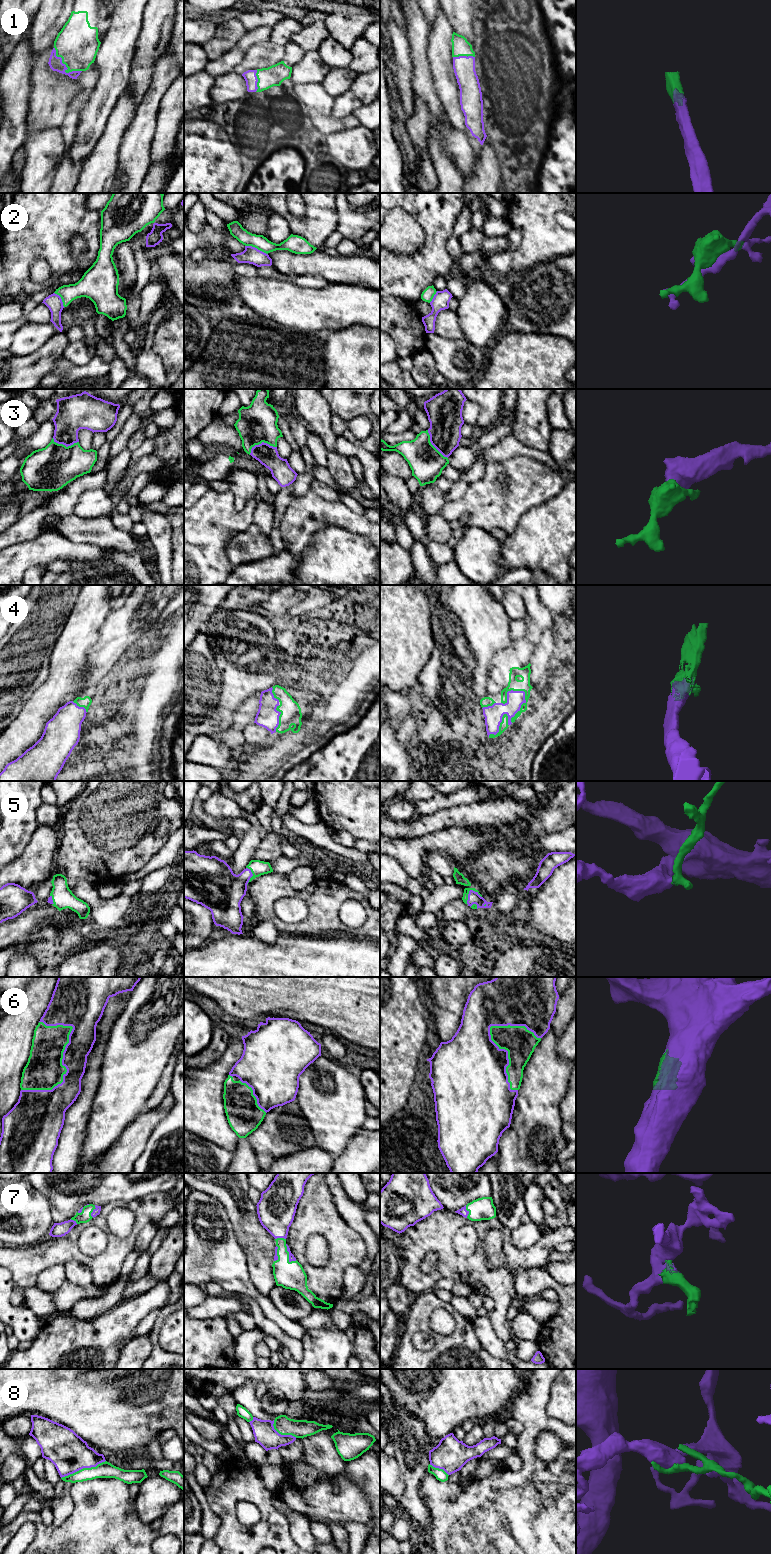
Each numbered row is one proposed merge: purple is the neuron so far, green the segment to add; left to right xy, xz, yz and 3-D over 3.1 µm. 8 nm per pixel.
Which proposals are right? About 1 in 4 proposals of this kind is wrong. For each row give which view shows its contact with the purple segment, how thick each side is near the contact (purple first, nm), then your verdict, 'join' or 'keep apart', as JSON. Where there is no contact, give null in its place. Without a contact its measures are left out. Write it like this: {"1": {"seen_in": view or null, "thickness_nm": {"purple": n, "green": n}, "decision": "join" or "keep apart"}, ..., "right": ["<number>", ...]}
{"1": {"seen_in": "xy", "thickness_nm": {"purple": 110, "green": 340}, "decision": "join"}, "2": {"seen_in": "xz", "thickness_nm": {"purple": 140, "green": 120}, "decision": "keep apart"}, "3": {"seen_in": "xz", "thickness_nm": {"purple": 170, "green": 320}, "decision": "join"}, "4": {"seen_in": "yz", "thickness_nm": {"purple": 150, "green": 100}, "decision": "join"}, "5": {"seen_in": "yz", "thickness_nm": {"purple": 100, "green": 50}, "decision": "join"}, "6": {"seen_in": "xy", "thickness_nm": {"purple": 220, "green": 300}, "decision": "join"}, "7": {"seen_in": "xz", "thickness_nm": {"purple": 50, "green": 220}, "decision": "join"}, "8": {"seen_in": "xy", "thickness_nm": {"purple": 300, "green": 130}, "decision": "keep apart"}, "right": ["1", "3", "4", "5", "6", "7"]}

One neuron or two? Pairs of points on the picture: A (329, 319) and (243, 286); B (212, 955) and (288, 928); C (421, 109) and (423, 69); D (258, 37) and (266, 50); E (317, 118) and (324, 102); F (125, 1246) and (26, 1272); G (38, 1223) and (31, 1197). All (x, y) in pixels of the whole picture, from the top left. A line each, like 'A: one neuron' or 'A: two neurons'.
A: one neuron
B: two neurons
C: two neurons
D: two neurons
E: two neurons
F: one neuron
G: one neuron

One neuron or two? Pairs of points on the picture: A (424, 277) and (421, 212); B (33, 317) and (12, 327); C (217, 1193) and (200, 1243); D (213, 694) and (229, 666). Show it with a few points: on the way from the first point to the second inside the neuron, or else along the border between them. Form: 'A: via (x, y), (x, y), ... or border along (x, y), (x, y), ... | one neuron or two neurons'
A: via (430, 261), (431, 228) | one neuron
B: via (28, 317), (17, 324) | one neuron
C: border along (194, 1189), (213, 1196), (224, 1208), (229, 1218) | two neurons
D: border along (214, 662), (219, 672), (217, 705) | two neurons

